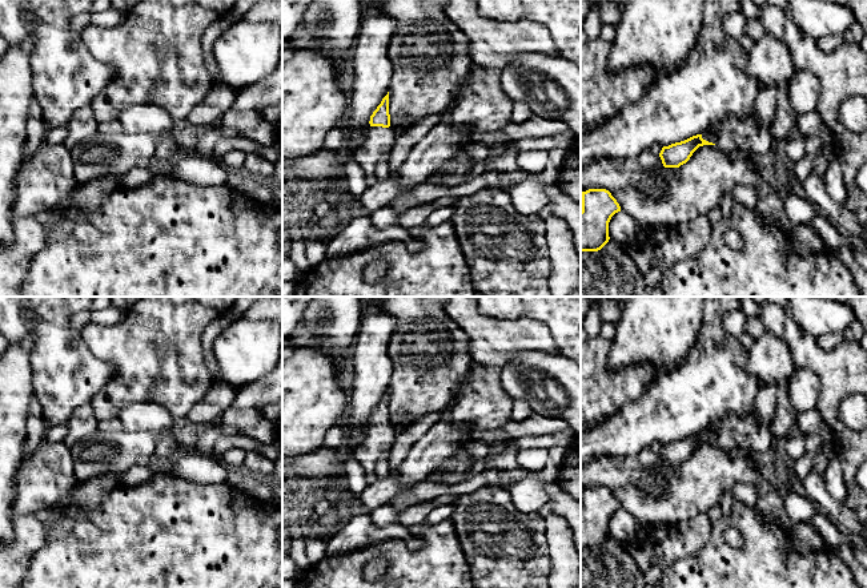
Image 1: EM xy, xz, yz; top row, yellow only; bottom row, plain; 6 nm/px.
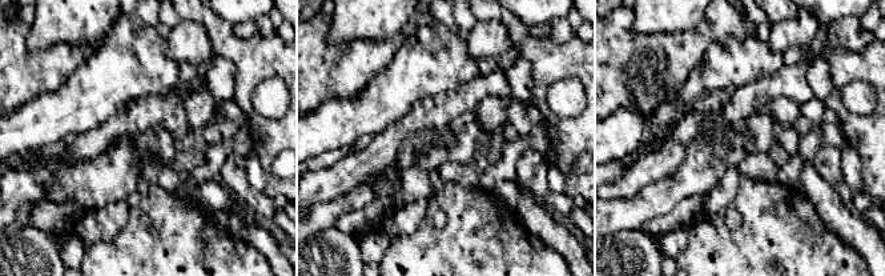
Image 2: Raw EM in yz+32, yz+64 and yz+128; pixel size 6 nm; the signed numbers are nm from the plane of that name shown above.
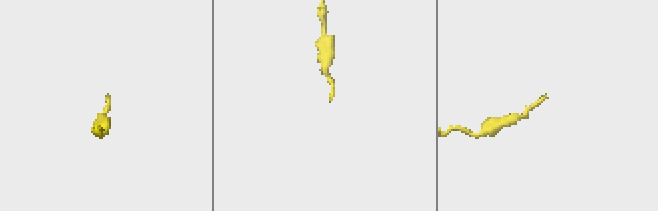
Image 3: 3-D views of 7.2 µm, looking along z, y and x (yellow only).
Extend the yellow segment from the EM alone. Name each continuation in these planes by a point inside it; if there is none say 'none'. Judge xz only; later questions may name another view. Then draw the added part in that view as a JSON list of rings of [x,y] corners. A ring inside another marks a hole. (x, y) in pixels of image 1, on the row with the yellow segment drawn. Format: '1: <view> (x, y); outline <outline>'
1: xz (378, 143); outline [[[369,126],[364,144],[354,153],[354,160],[364,168],[368,180],[373,180],[377,162],[390,154],[397,137],[398,133],[392,126]]]

